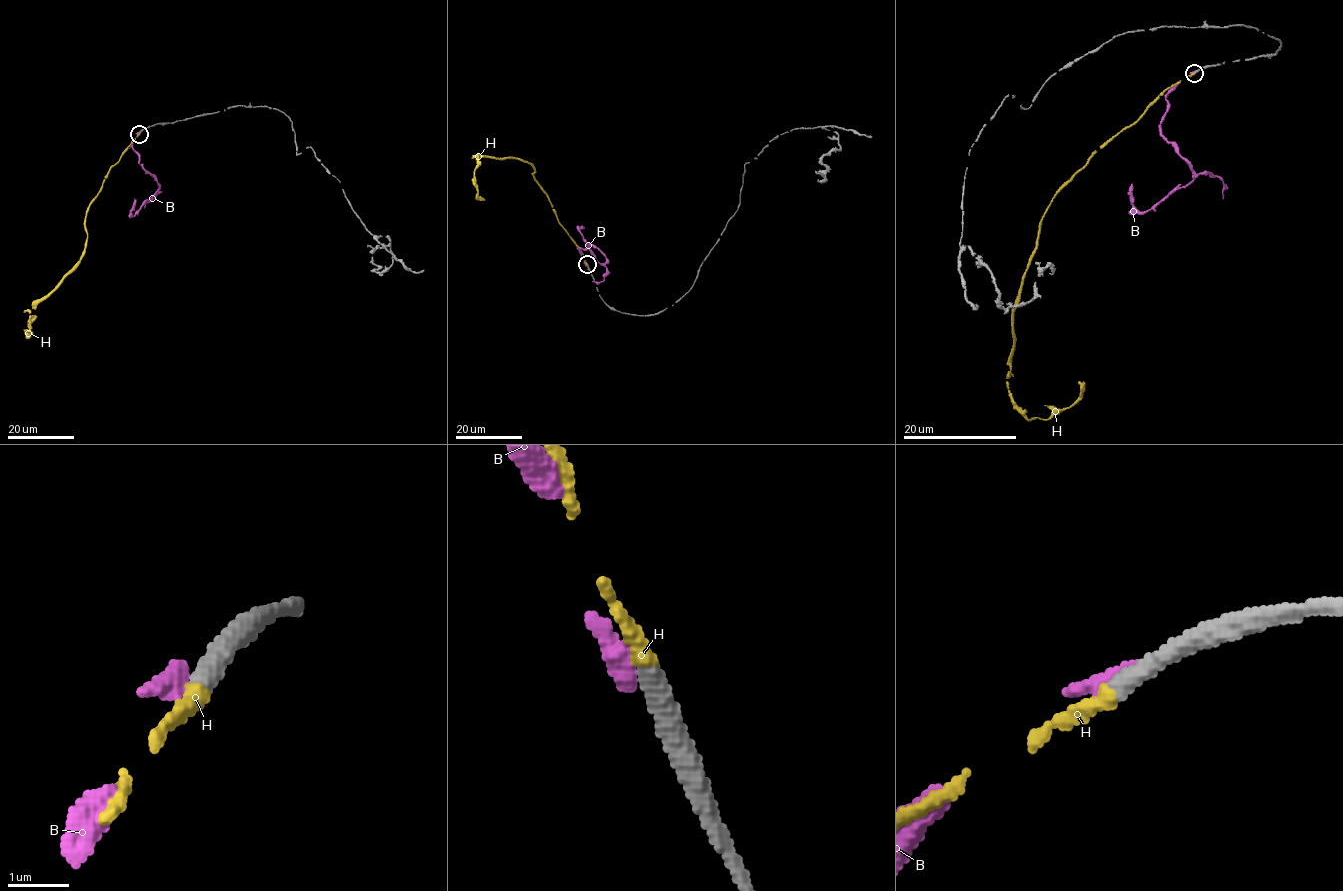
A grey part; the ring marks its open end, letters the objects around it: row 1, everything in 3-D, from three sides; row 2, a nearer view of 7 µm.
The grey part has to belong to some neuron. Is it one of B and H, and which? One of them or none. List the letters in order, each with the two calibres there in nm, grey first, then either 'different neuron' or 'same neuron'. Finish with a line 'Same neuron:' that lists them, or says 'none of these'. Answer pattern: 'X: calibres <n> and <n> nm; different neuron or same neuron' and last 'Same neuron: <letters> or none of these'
B: calibres 380 and 360 nm; different neuron
H: calibres 360 and 280 nm; same neuron
Same neuron: H

